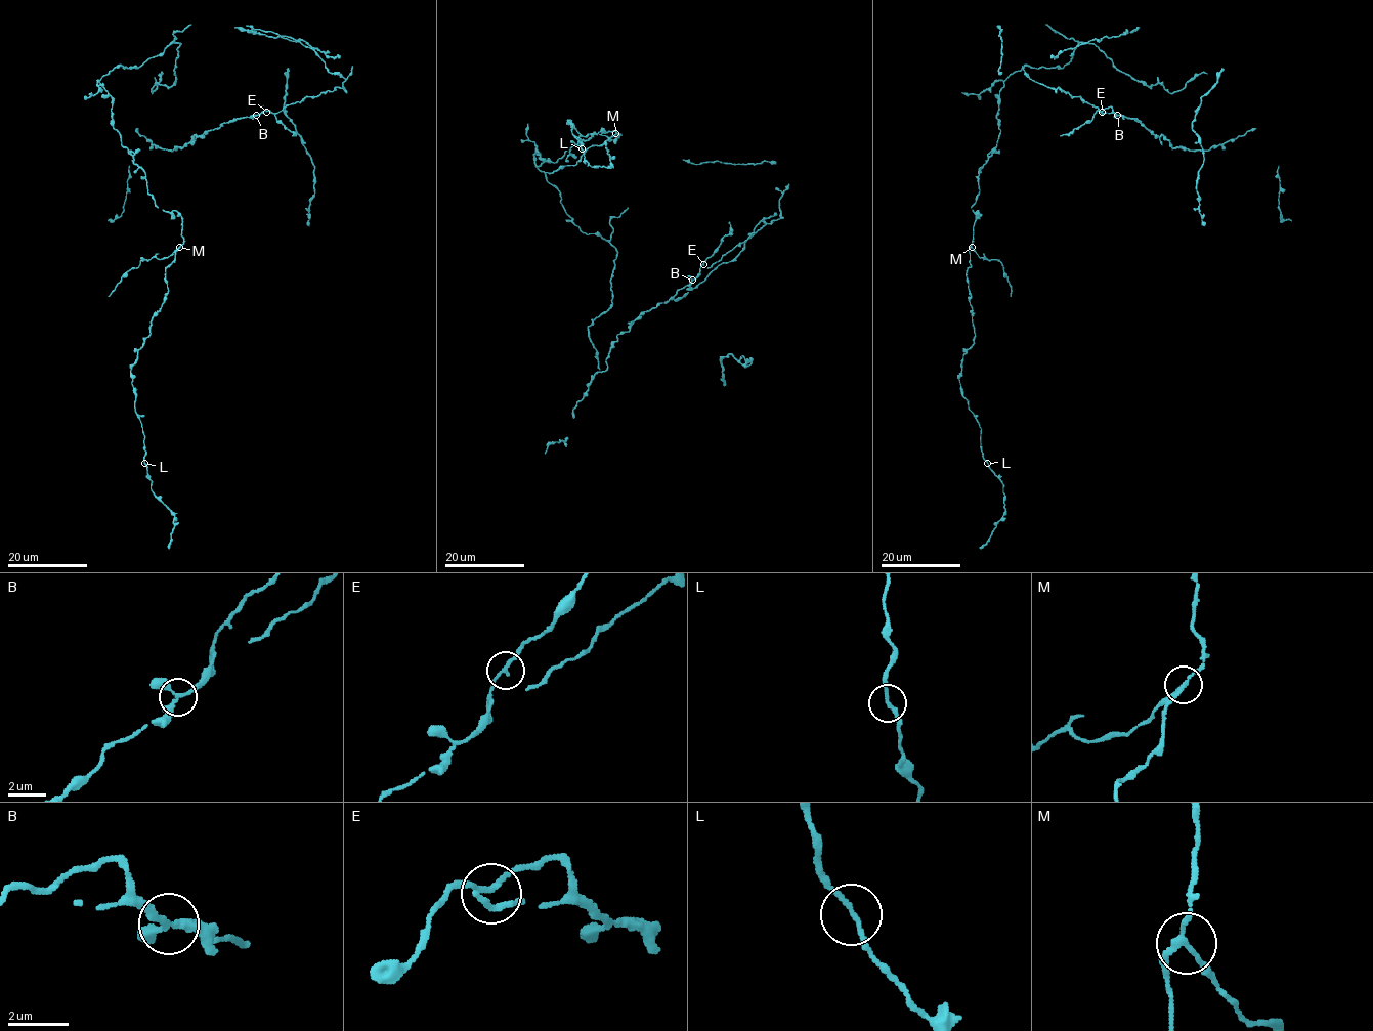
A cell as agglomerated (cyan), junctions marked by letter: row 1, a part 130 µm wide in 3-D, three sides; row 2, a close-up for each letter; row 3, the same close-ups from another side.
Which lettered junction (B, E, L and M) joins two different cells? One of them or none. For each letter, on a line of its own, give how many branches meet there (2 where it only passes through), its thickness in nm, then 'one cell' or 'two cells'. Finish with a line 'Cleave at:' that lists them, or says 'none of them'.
B: branches 3; calibre 240 nm; one cell
E: branches 2; calibre 170 nm; one cell
L: branches 2; calibre 160 nm; one cell
M: branches 3; calibre 160 nm; two cells
Cleave at: M

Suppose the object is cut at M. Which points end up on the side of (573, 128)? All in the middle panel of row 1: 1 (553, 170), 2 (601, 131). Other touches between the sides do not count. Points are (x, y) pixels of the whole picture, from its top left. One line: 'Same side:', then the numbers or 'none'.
Same side: 2

